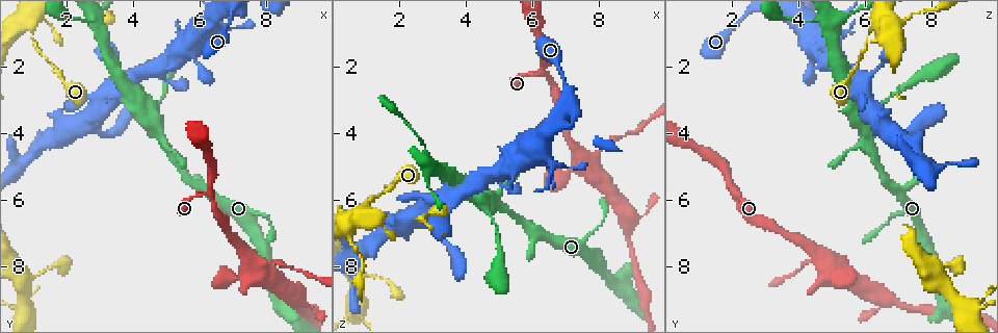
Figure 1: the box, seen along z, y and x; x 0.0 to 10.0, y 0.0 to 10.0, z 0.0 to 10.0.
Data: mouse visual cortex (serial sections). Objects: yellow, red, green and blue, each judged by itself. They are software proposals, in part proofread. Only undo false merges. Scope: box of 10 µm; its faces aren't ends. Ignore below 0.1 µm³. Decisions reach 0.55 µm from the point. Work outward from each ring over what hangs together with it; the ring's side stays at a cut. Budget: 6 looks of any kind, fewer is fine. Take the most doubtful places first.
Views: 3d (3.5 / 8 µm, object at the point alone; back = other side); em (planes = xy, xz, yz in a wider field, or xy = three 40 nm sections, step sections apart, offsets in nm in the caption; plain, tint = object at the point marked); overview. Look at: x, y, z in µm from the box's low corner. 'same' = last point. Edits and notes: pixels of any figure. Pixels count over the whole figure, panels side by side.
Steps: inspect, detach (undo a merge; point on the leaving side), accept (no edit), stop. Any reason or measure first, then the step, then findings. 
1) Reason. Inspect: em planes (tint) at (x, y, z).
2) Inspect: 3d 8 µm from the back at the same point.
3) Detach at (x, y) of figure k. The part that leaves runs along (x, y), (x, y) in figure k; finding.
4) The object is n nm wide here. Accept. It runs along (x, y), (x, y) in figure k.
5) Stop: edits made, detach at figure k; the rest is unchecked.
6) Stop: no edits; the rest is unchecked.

Thin arm on a thick one. Inspect: 3d 3.5 µm from the back at (0.80, 0.70, 6.35).

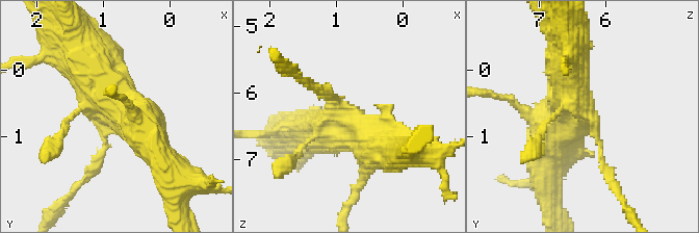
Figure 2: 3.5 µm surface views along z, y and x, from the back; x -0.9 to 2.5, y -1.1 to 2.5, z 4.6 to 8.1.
Shape alone is not enough. Inspect: em planes (tint) at (0.80, 0.60, 6.40).

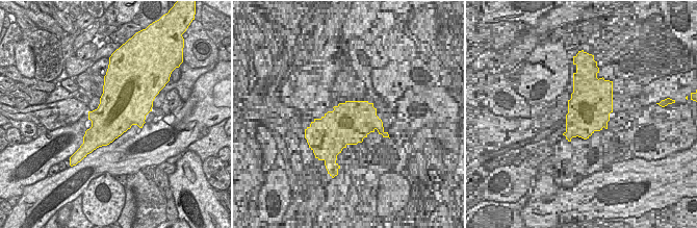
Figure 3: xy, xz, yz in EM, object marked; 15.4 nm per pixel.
Inspect: em xy step 2 (tint) at the same point.

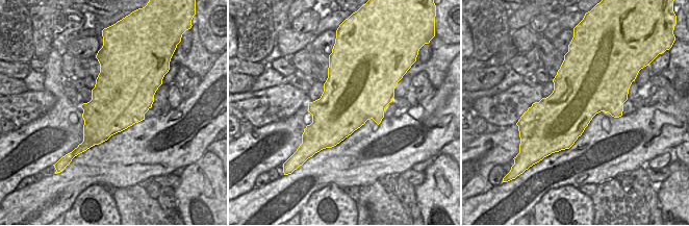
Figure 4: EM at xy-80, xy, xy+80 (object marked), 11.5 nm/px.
Accept. It runs along (324, 92), (365, 139), (388, 148) in figure 2; one cell here.

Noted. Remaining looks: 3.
Three arms meet. Inspect: em xy step 3 (tint) at (6.55, 0.75, 4.90).

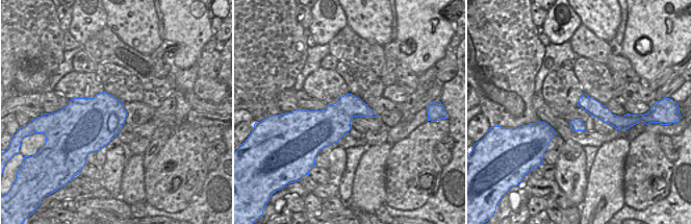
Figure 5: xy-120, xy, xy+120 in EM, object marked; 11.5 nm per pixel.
Inspect: 3d 3.5 µm at the same point.

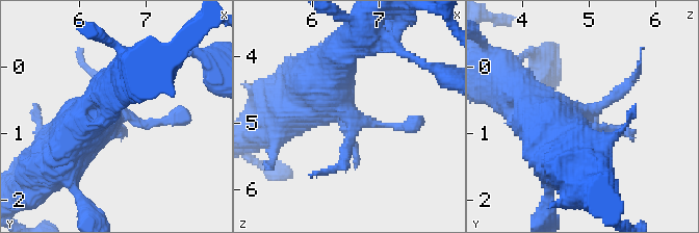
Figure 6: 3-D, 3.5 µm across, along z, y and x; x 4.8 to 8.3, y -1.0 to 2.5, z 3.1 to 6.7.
Accept. It runs along (581, 101), (624, 125) in figure 5; one cell here.

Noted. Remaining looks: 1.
Stop: no edits; the rest is unchecked.

